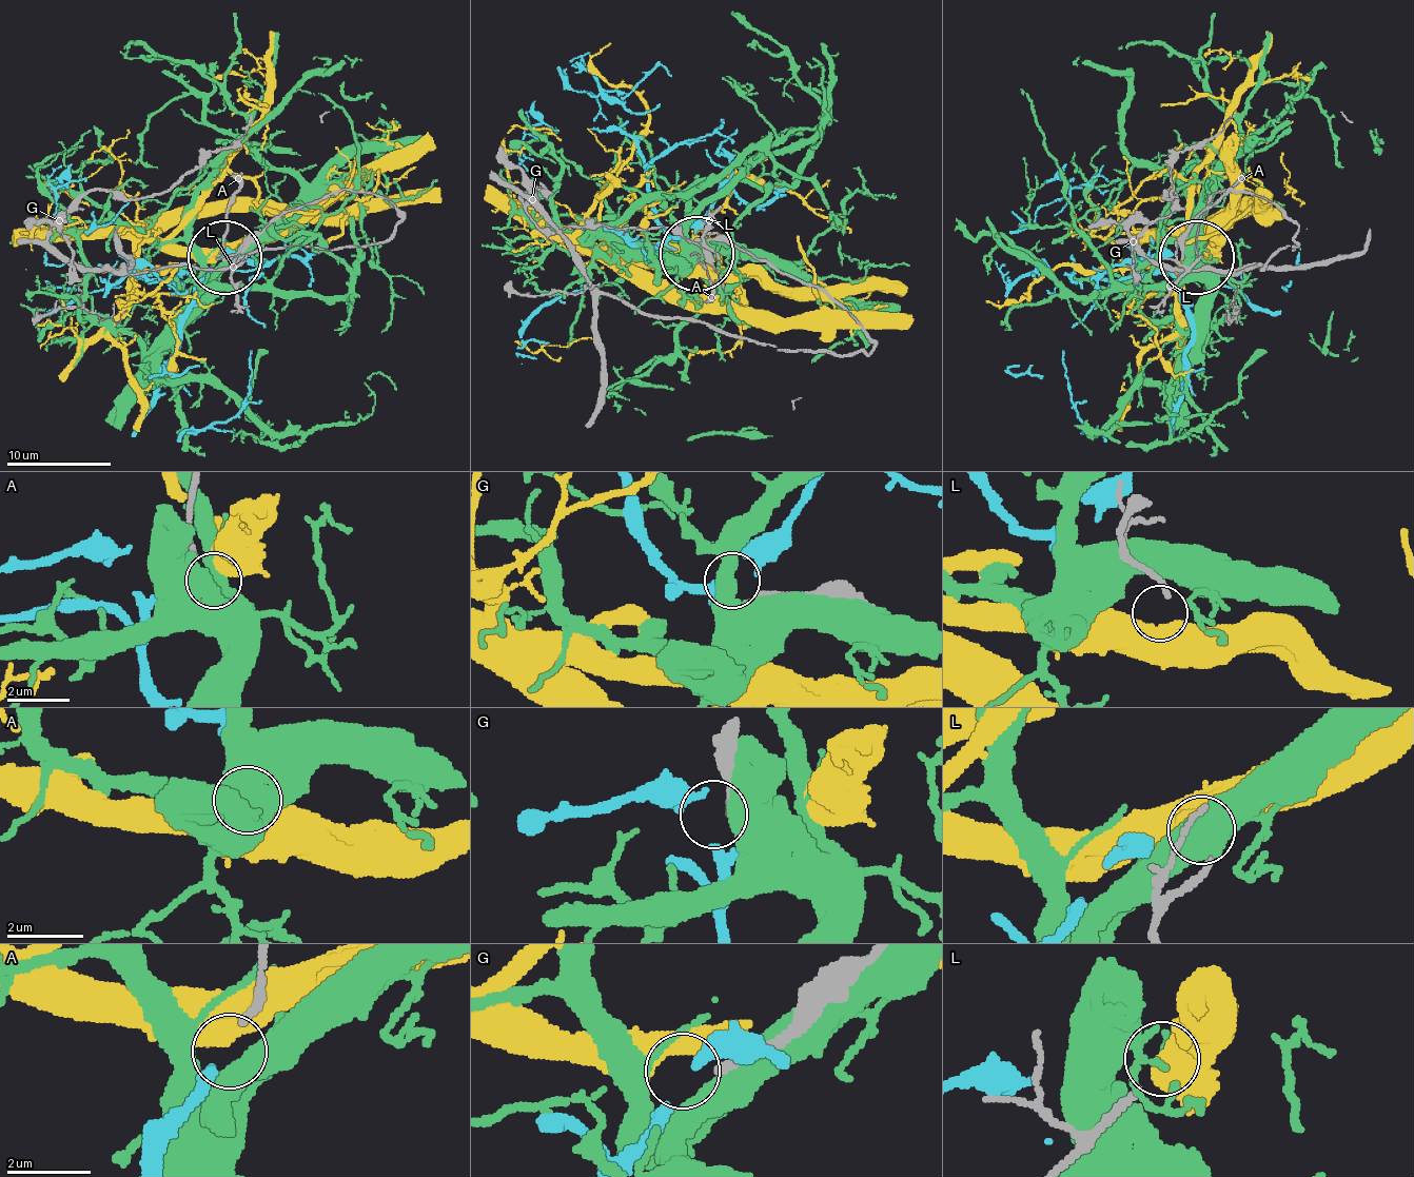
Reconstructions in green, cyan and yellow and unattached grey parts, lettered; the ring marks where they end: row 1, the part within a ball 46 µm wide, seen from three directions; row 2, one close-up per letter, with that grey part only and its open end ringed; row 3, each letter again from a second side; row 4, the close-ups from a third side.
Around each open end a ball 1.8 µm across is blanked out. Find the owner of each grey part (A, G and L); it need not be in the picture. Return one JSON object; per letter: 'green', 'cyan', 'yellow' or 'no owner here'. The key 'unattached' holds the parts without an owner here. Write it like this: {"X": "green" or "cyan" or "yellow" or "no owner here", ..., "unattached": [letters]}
{"A": "no owner here", "G": "no owner here", "L": "yellow", "unattached": ["A", "G"]}

